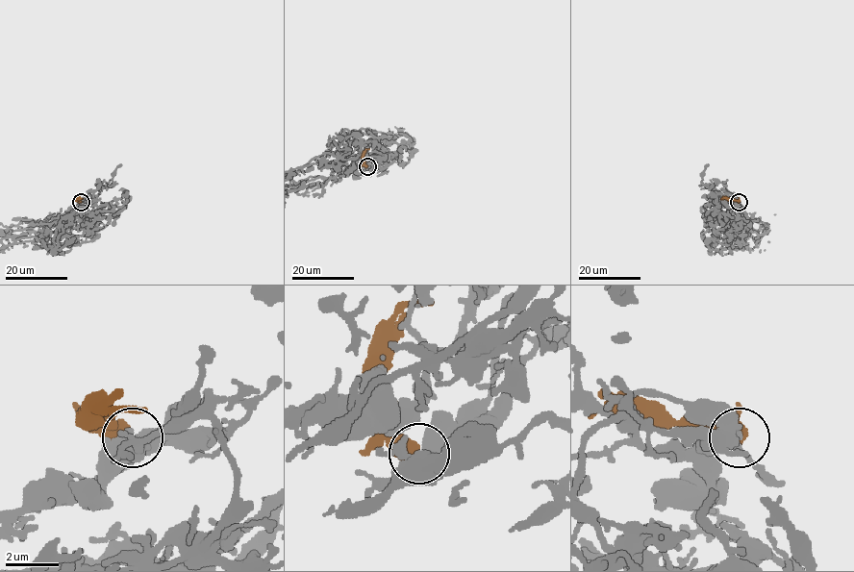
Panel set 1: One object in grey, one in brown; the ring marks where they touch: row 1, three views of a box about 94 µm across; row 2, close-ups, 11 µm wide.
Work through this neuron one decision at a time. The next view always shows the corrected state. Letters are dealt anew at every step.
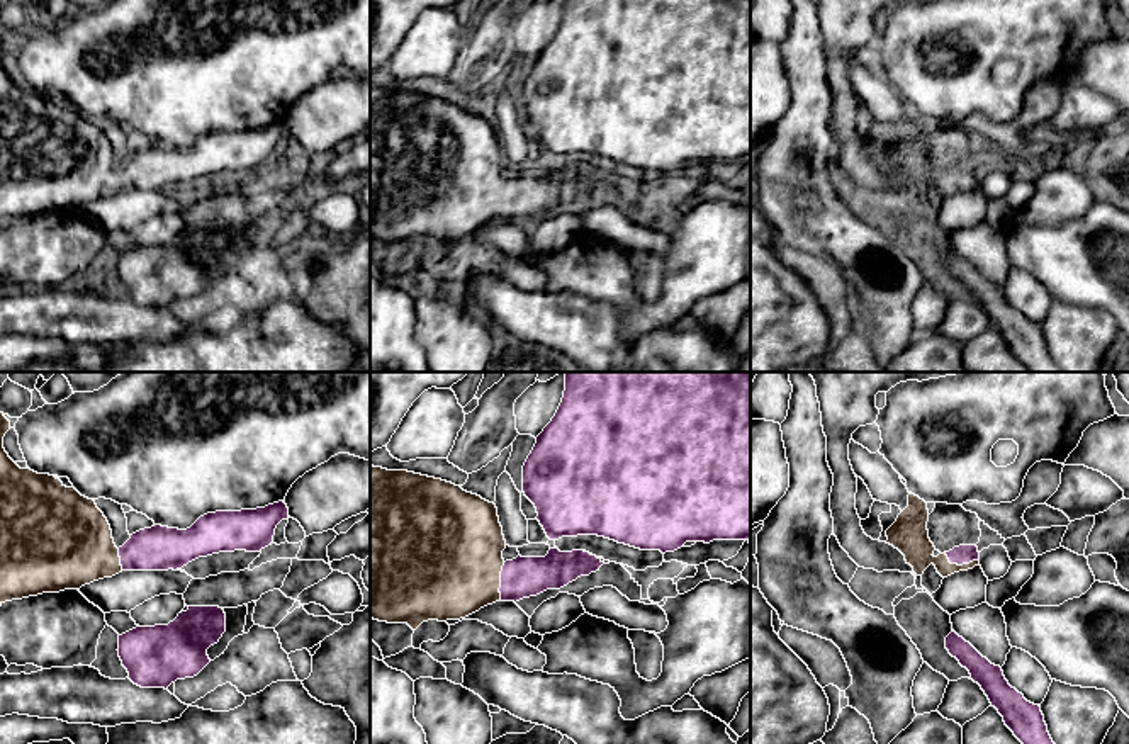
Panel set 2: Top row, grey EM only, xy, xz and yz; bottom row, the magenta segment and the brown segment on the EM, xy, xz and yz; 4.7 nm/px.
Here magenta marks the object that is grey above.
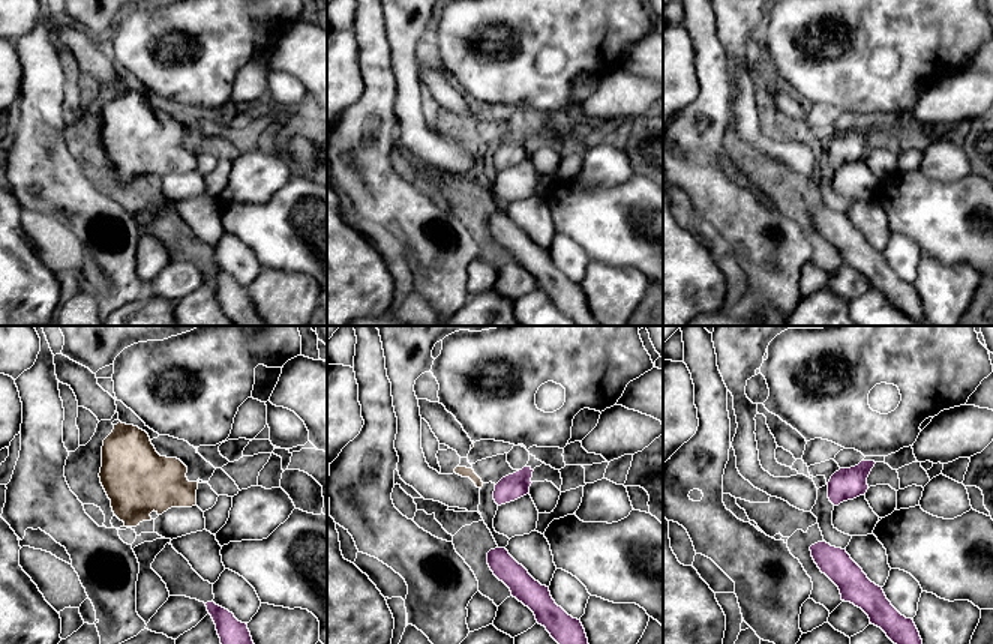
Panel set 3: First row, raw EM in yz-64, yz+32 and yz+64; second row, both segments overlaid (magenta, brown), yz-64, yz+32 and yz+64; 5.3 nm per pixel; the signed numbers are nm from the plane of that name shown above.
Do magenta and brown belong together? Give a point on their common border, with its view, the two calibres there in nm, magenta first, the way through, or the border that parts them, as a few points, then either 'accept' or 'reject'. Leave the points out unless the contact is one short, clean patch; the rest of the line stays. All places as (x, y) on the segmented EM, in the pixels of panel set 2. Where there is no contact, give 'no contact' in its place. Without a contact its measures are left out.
contact yz (960, 564); calibres 90 and 150 nm; way yz (963, 554), (960, 564), (934, 561), (914, 542); accept

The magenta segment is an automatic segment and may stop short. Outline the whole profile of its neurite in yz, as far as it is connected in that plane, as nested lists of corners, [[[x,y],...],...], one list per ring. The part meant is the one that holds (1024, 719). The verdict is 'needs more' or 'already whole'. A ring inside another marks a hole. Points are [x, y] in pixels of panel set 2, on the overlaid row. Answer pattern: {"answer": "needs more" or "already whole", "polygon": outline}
{"answer": "already whole", "polygon": [[[954,630],[946,637],[946,649],[971,674],[988,696],[991,707],[1022,744],[1054,744],[1039,705],[1024,698],[1008,685],[1000,666],[991,664]]]}

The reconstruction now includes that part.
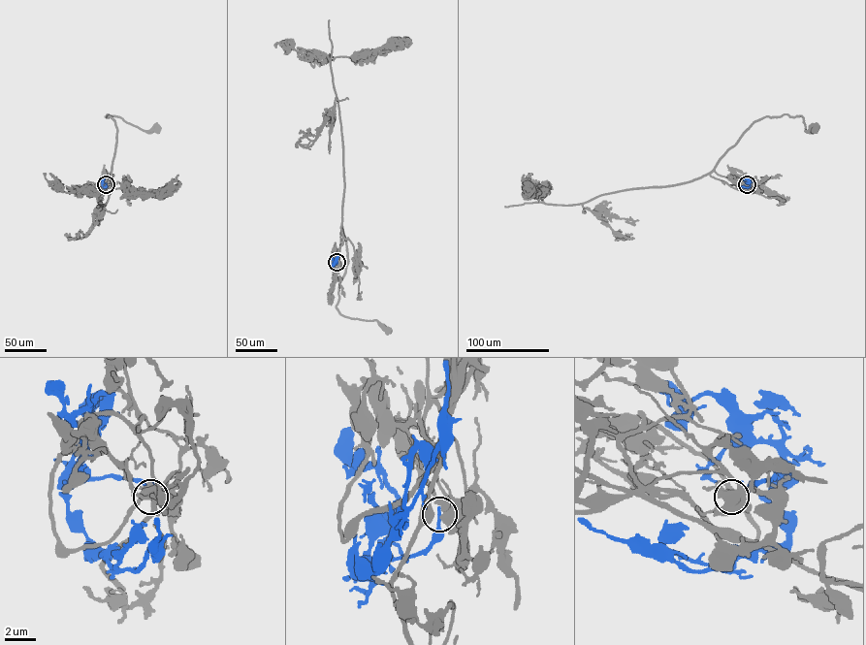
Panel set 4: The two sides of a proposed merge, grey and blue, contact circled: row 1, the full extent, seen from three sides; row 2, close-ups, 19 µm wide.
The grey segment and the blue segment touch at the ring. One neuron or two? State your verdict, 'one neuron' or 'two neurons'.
one neuron

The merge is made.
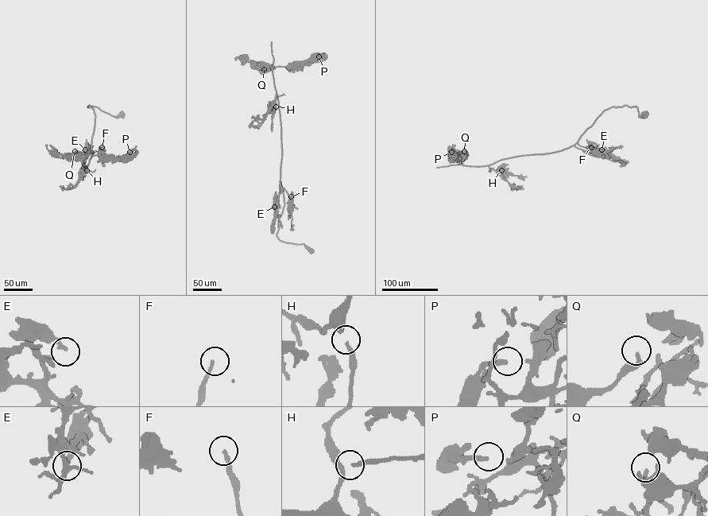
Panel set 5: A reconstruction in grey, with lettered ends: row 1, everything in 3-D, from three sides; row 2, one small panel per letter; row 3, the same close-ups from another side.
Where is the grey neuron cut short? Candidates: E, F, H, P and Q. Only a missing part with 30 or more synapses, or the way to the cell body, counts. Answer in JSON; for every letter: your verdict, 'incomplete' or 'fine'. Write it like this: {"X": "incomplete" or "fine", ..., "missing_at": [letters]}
{"E": "fine", "F": "incomplete", "H": "incomplete", "P": "fine", "Q": "incomplete", "missing_at": ["F", "H", "Q"]}

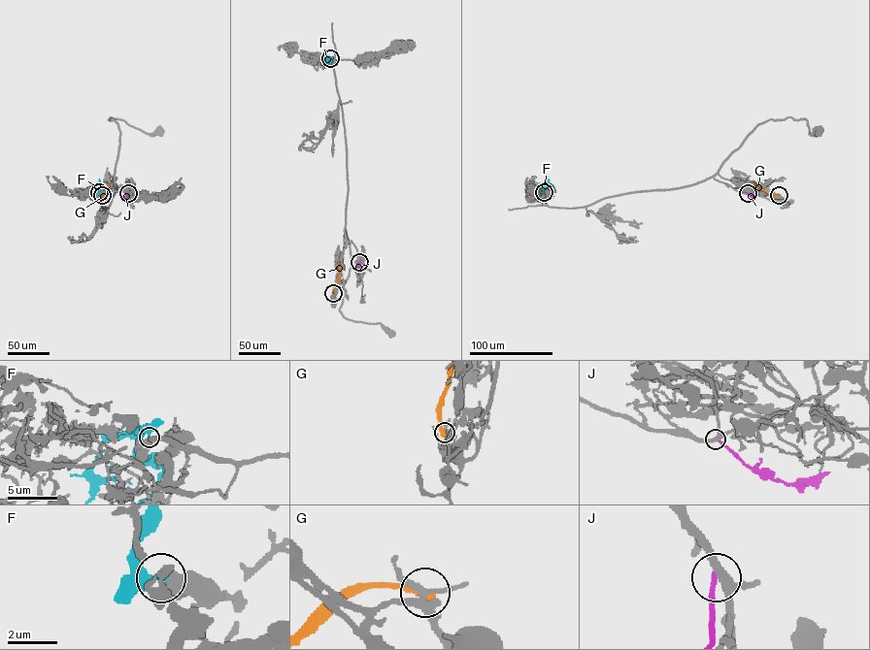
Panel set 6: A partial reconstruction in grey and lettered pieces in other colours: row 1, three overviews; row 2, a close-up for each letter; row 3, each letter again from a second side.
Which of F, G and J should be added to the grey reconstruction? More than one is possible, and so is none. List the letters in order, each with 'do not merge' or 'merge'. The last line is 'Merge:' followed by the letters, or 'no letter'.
F: merge
G: do not merge
J: do not merge
Merge: F

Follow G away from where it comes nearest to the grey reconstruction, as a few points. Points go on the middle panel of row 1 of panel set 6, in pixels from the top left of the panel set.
G: (333, 293), (339, 279), (339, 261)

